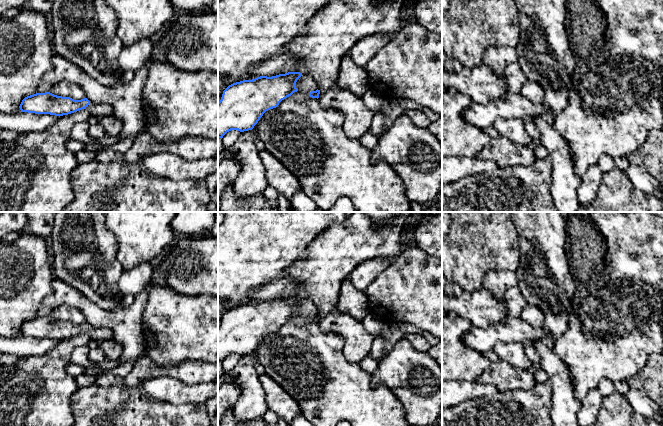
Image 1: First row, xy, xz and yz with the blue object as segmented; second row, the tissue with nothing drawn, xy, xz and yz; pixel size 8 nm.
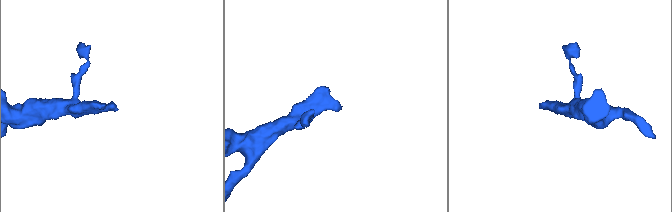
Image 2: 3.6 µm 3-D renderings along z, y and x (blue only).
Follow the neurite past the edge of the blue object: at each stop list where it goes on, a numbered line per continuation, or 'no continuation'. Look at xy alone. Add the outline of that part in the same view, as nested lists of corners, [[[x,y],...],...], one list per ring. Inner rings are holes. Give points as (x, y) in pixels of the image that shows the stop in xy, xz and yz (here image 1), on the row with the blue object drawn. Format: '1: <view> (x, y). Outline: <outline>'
1: xy (96, 109). Outline: [[[90,102],[85,108],[91,116],[96,118],[106,117],[113,114],[113,108],[107,103]]]

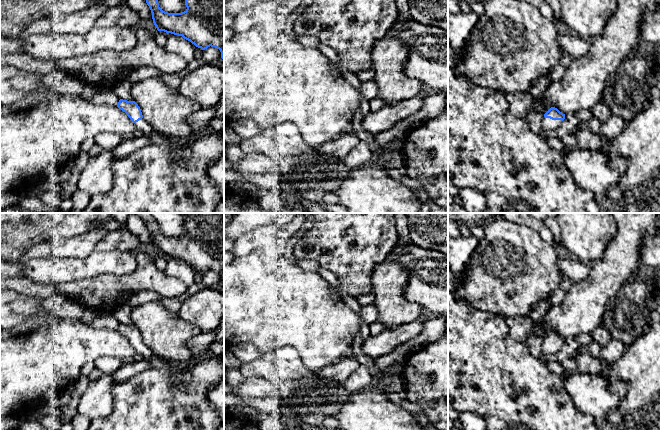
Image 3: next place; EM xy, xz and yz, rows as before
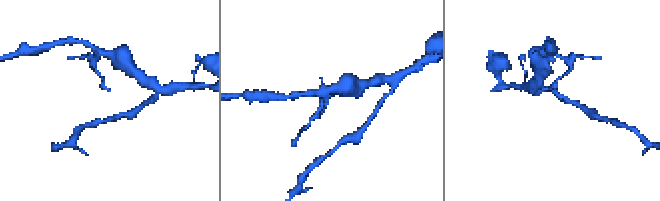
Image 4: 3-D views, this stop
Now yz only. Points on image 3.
no continuation

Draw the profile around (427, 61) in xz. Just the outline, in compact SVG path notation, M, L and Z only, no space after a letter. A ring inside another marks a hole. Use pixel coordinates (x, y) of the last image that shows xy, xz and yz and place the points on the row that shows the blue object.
M411 19L408 22L408 27L397 32L396 36L408 47L405 73L431 88L448 92L448 30L426 26Z

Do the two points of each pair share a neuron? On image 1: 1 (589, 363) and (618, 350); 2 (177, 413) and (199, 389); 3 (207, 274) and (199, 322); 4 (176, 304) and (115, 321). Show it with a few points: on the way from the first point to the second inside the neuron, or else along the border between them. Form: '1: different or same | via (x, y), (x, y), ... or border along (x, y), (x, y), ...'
1: same | via (596, 356), (602, 350), (611, 350)
2: different | border along (163, 400), (174, 404), (205, 404)
3: different | border along (181, 293), (187, 295), (207, 295)
4: different | border along (146, 290), (147, 297), (142, 317), (144, 336)

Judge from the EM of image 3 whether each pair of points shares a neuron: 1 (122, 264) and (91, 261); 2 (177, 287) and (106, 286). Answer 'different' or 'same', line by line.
1: same
2: same

